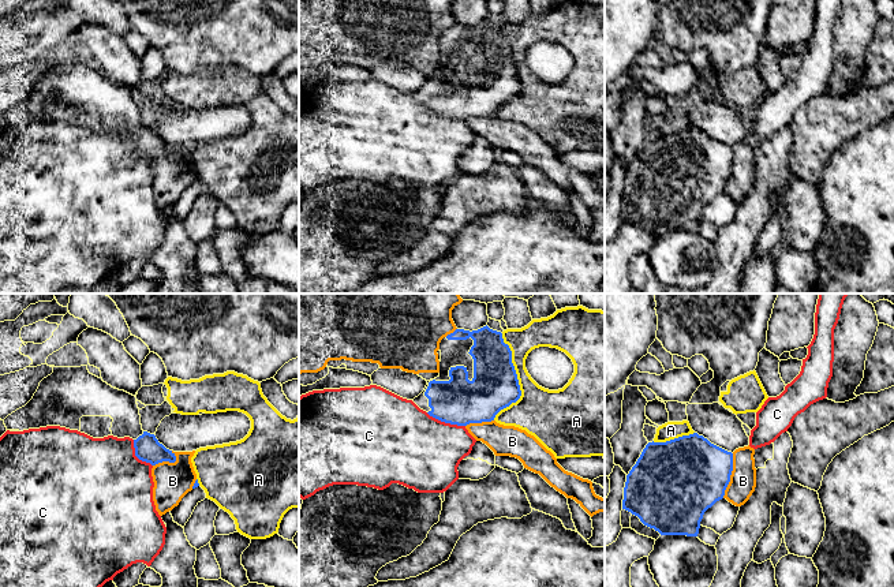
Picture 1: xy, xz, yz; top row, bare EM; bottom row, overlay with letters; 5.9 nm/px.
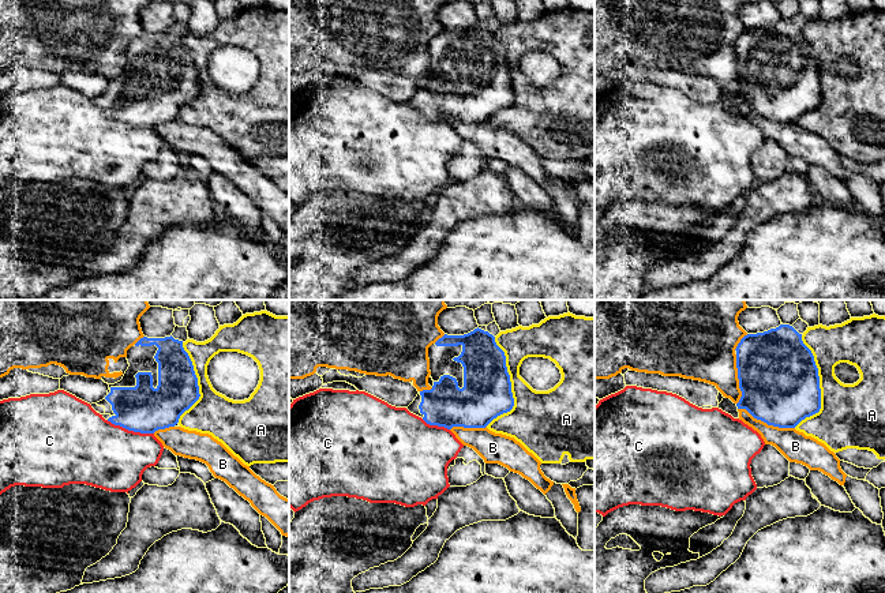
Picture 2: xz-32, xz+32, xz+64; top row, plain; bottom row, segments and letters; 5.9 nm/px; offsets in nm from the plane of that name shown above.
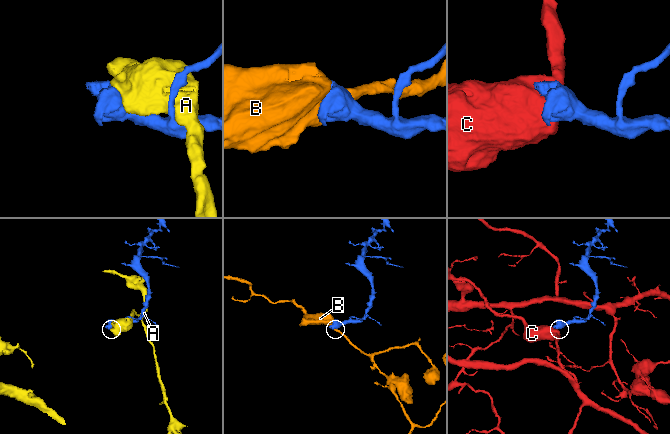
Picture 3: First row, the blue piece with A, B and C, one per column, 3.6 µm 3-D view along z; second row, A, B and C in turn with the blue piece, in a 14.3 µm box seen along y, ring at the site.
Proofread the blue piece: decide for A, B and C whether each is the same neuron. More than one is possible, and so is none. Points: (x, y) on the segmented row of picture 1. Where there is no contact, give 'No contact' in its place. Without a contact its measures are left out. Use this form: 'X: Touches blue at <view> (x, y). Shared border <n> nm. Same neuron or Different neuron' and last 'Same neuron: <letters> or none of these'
A: Touches blue at xz (517, 380). Shared border 500 nm. Different neuron
B: Touches blue at yz (730, 474). Shared border 280 nm. Different neuron
C: Touches blue at xz (445, 422). Shared border 240 nm. Different neuron
Same neuron: none of these

